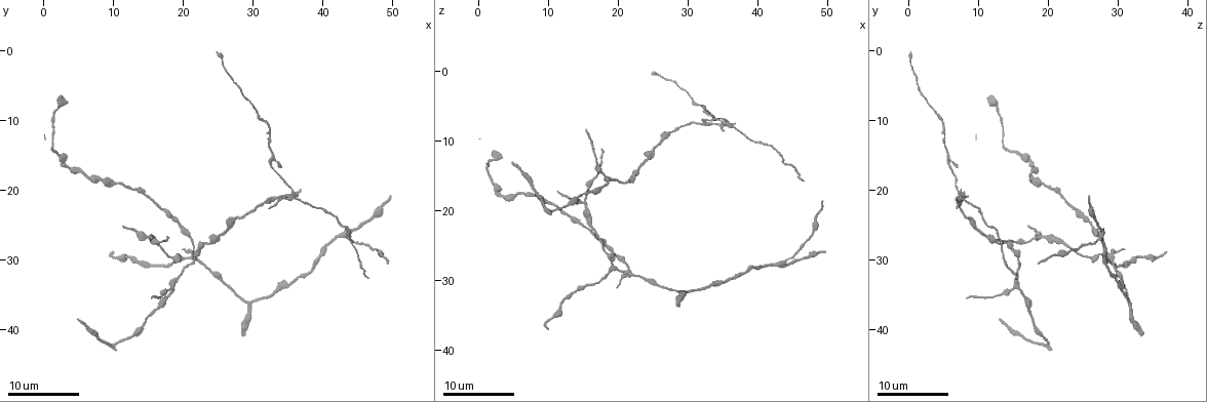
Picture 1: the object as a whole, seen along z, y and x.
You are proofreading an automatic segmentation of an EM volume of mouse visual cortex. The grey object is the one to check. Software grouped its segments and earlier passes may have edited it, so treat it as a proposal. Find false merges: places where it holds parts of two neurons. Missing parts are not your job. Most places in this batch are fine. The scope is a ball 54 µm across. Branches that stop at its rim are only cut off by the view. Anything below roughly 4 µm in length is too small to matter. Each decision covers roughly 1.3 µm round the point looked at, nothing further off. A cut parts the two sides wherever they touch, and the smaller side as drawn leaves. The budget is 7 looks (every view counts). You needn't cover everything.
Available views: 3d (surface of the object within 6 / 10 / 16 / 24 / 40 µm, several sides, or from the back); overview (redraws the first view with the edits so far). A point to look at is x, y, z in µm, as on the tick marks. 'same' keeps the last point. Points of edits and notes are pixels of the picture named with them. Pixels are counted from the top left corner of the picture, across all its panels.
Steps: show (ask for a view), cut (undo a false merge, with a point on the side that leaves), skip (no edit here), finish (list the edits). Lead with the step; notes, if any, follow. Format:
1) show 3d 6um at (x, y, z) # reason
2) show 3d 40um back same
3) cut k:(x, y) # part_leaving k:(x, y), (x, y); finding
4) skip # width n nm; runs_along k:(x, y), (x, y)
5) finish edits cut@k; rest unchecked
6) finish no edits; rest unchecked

show 3d 6um at (35.5, 20.0, 7.5) # three arms meet

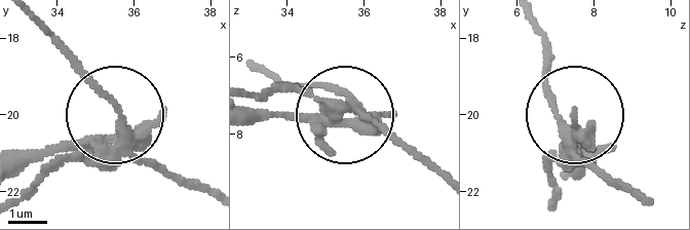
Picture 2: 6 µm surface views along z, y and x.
cut 2:(96, 86) # width 290 nm; part_leaving 2:(122, 135), (103, 88), (44, 20); two neurons meet here

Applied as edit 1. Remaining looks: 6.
show overview

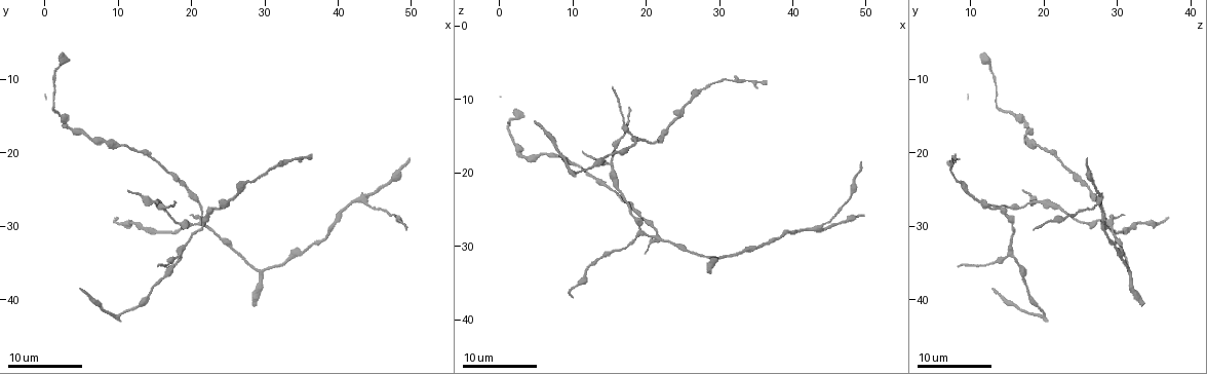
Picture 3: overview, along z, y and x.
show 3d 16um at (18.5, 34.0, 15.5) # three arms meet

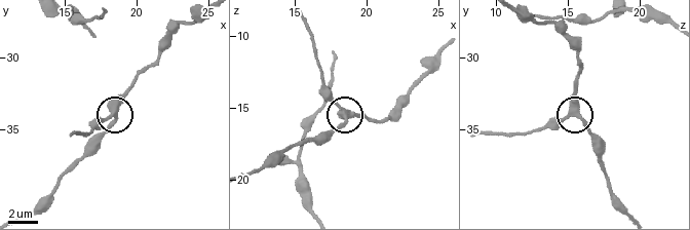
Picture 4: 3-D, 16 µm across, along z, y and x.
skip # width 320 nm; one neuron here

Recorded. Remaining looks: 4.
show 3d 10um at (15.0, 26.5, 19.0) # three-way junction

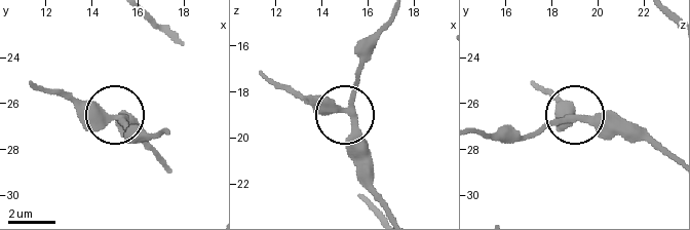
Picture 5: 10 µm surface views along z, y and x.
skip # side_arm 5 um; runs_along 5:(671, 157), (641, 140), (593, 130), (552, 97); continuous, no second neuron

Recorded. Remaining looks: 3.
show 3d 16um at (21.5, 29.5, 28.5) # four-way junction

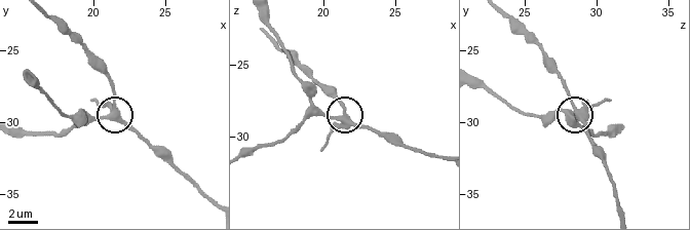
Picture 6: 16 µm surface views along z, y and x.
skip # arms 4; runs_along 6:(619, 207), (605, 161), (576, 115), (564, 80); one neuron here

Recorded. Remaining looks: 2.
finish edits cut@2; rest unchecked

